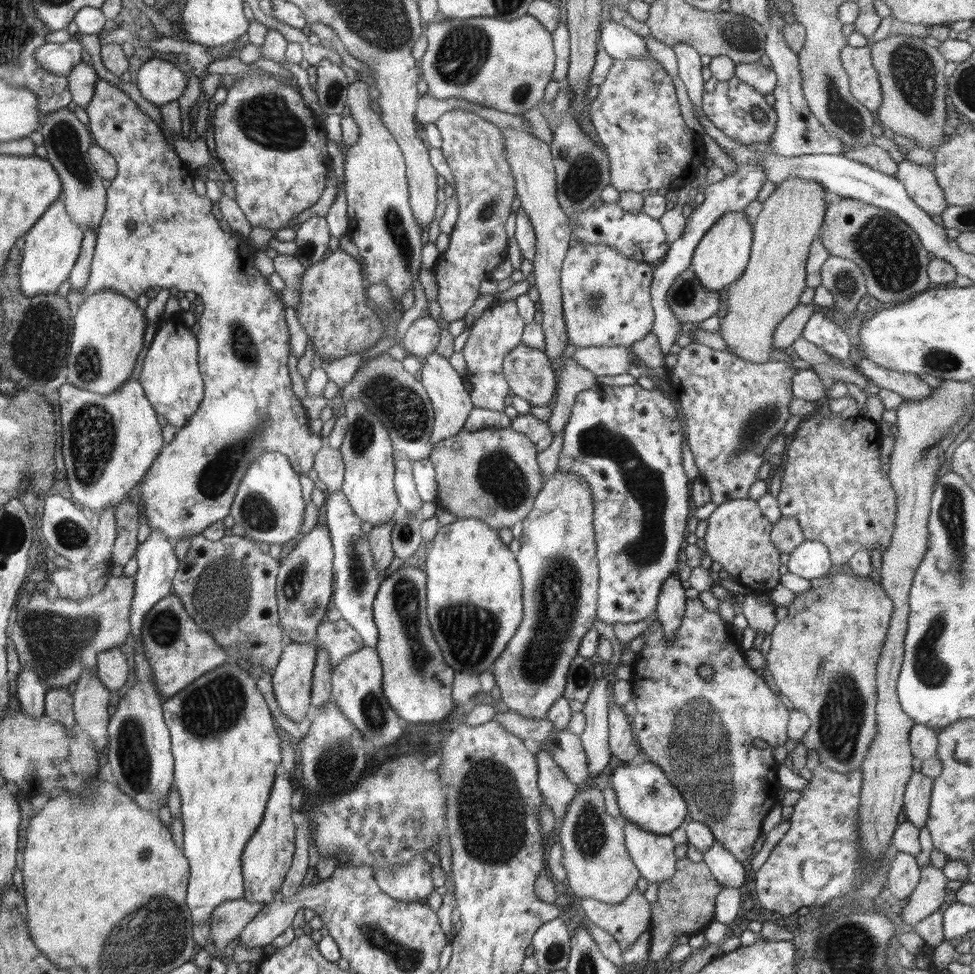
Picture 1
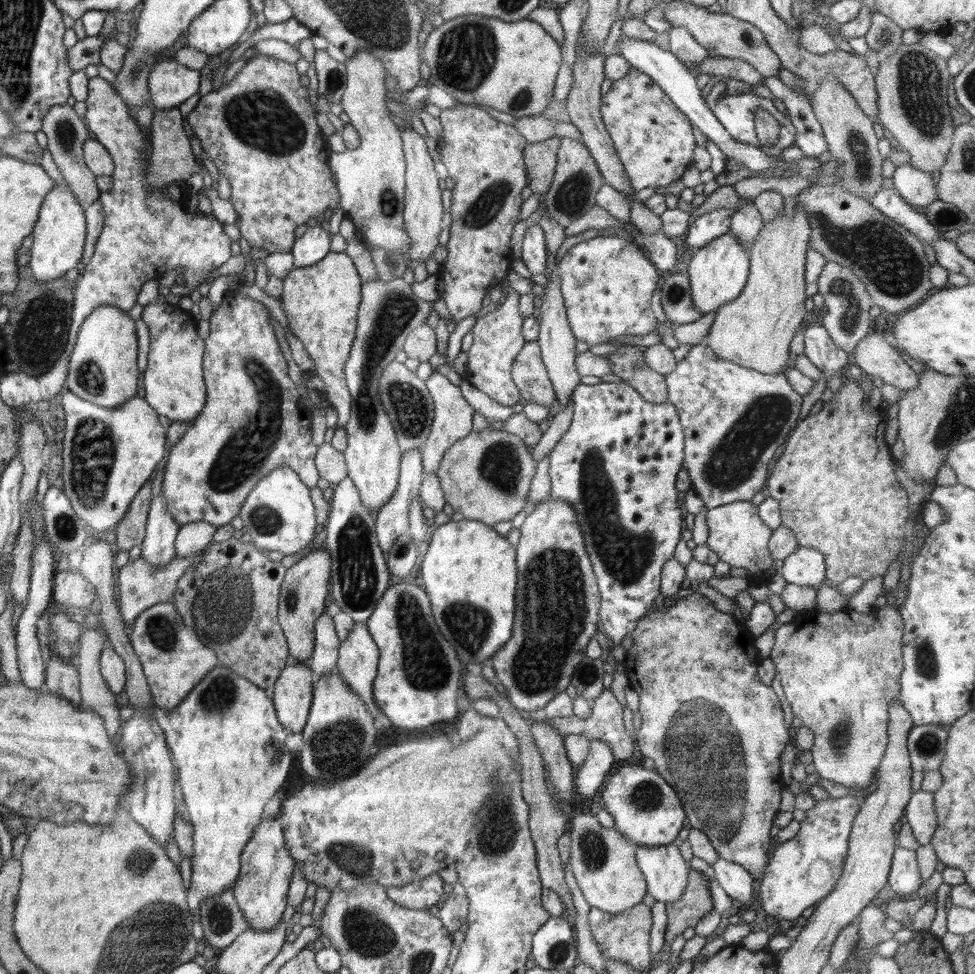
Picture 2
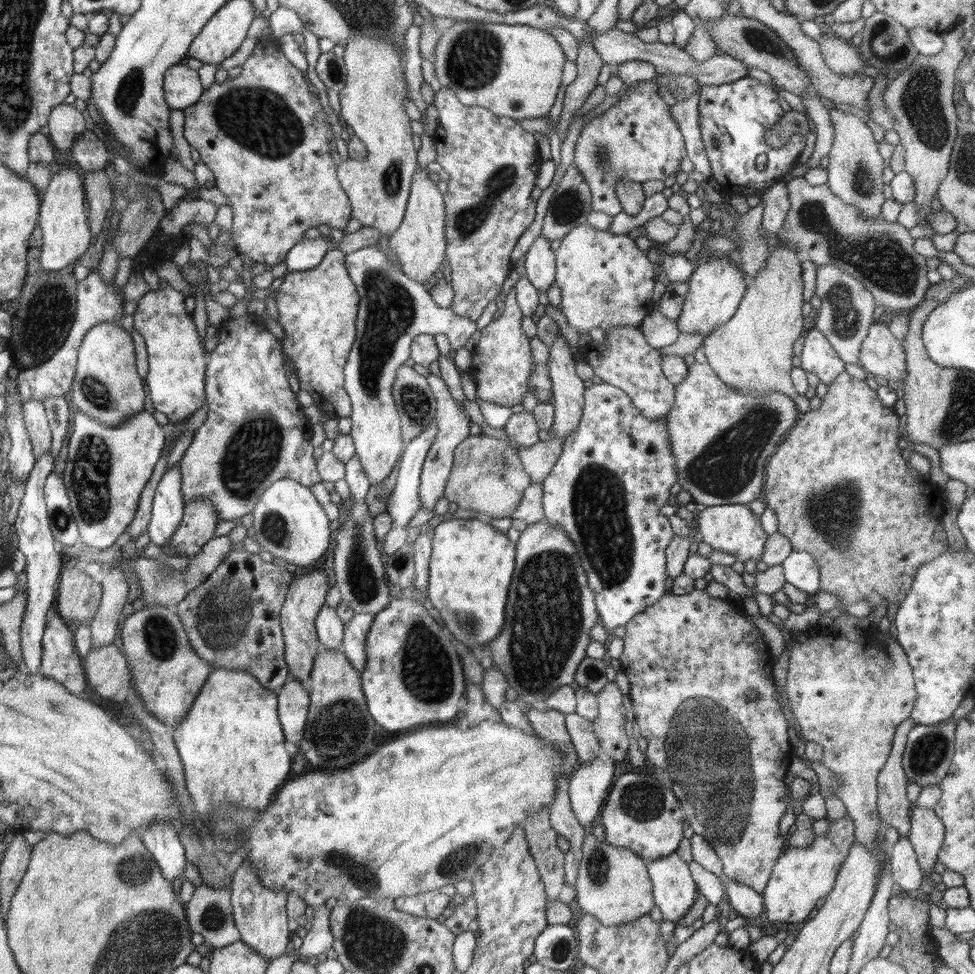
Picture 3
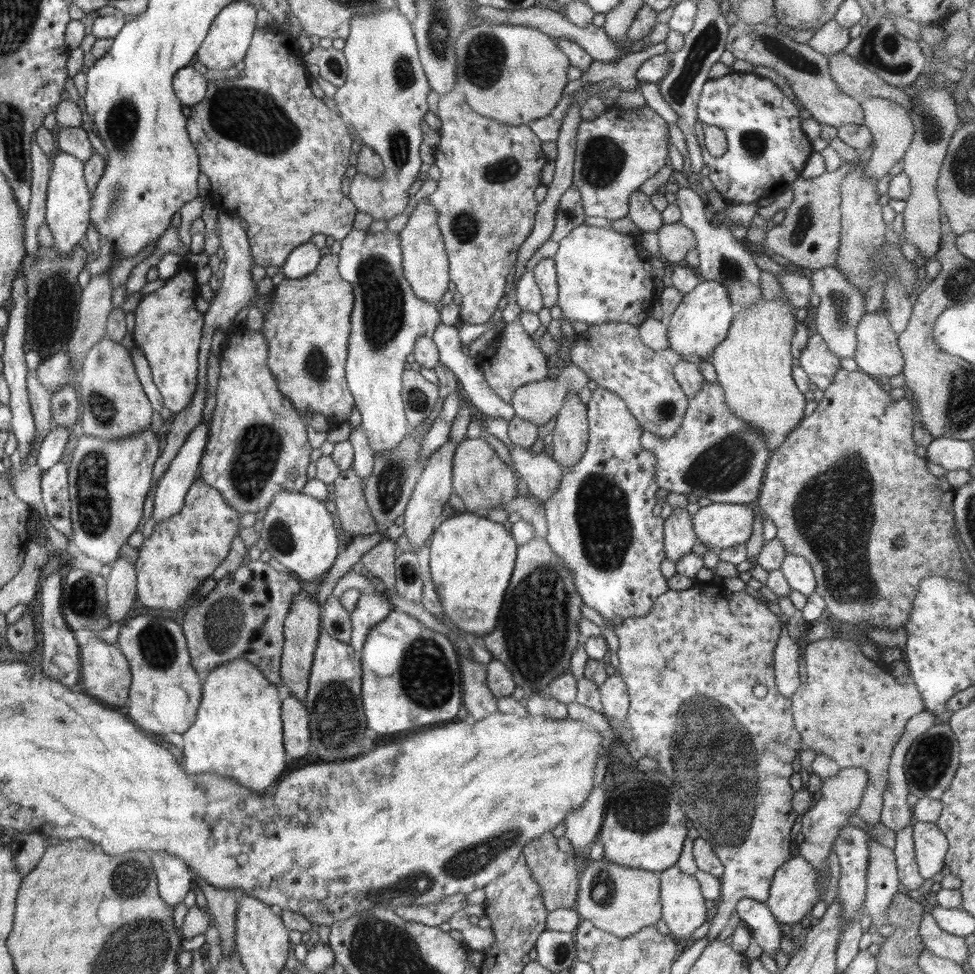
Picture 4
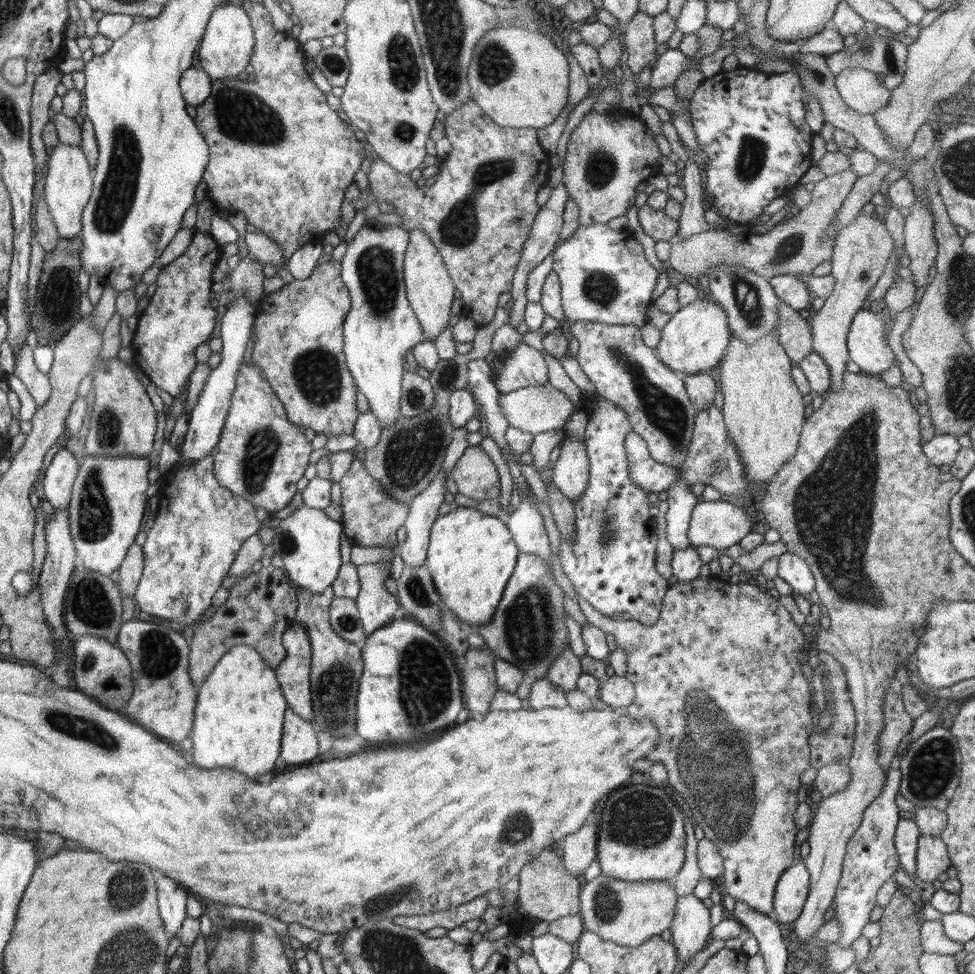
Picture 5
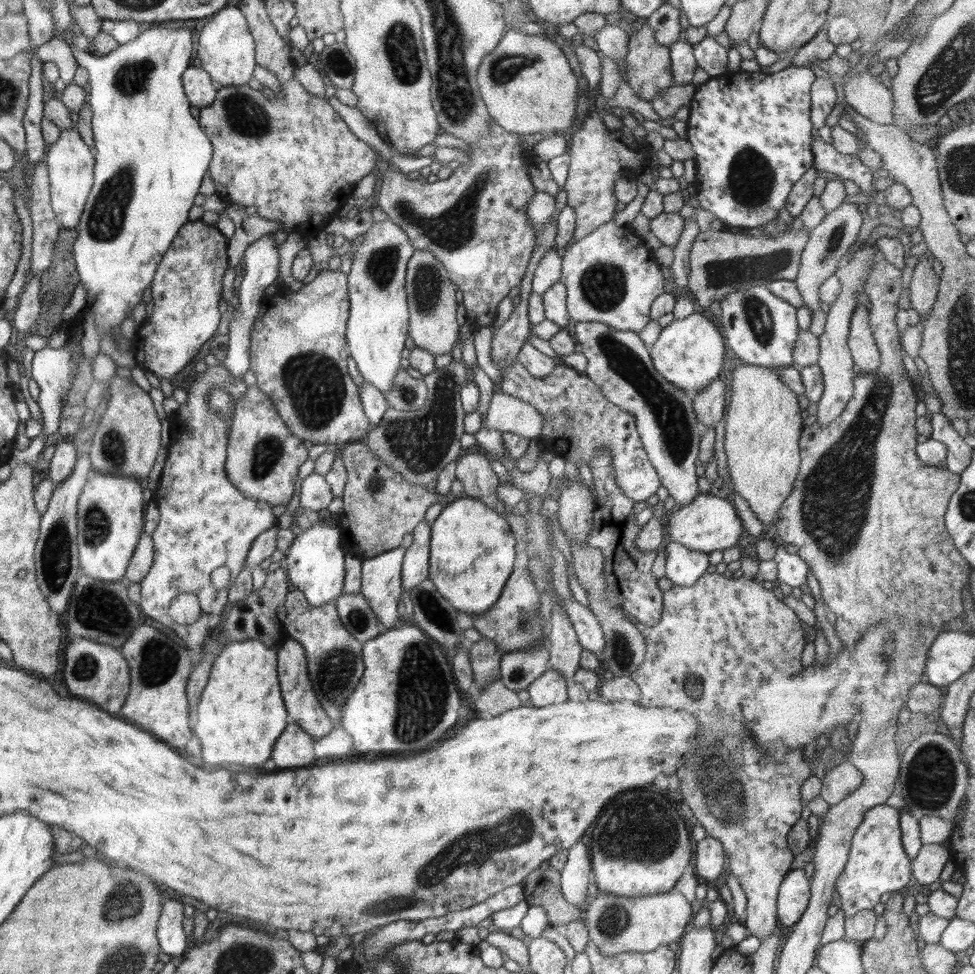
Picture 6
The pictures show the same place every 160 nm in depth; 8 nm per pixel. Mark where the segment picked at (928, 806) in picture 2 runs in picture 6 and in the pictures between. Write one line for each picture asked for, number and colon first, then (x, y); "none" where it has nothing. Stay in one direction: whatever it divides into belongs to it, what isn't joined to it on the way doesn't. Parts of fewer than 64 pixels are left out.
3: (927, 832)
4: (931, 845)
5: (932, 859)
6: (926, 866)

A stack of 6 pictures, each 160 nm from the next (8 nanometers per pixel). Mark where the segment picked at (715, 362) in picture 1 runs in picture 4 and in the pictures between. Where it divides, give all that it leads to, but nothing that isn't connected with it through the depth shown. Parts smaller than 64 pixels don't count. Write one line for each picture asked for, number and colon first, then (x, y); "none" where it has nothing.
2: (734, 418)
3: (722, 439)
4: (715, 455)

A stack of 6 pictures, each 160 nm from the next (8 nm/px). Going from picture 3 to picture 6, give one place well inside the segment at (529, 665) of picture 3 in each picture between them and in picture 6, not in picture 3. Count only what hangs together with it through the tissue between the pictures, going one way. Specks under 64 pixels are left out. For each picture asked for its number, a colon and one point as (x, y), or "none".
4: (537, 632)
5: (528, 629)
6: (513, 622)

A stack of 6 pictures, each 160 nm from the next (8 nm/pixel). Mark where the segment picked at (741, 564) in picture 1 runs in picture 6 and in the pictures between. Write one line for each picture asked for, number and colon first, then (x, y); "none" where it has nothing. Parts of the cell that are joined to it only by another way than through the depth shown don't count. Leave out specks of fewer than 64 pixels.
2: (737, 534)
3: (734, 529)
4: (721, 525)
5: (721, 524)
6: (710, 522)

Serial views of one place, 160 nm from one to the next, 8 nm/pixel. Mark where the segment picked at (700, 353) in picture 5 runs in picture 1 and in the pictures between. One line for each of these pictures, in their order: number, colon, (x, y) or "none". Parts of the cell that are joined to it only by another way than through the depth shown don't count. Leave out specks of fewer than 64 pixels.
1: (720, 258)
2: (718, 272)
3: (716, 288)
4: (698, 325)

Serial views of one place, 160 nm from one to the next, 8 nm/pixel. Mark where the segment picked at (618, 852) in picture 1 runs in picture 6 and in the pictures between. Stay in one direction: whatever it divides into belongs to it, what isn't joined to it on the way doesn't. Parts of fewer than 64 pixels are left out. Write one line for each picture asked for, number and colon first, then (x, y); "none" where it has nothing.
2: (603, 861)
3: (613, 884)
4: (620, 900)
5: (628, 913)
6: (616, 924)

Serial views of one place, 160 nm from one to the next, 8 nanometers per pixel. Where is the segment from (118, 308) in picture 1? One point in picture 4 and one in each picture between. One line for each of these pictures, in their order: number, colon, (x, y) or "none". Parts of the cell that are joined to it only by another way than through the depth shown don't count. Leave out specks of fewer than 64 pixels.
2: (102, 369)
3: (107, 387)
4: (114, 405)

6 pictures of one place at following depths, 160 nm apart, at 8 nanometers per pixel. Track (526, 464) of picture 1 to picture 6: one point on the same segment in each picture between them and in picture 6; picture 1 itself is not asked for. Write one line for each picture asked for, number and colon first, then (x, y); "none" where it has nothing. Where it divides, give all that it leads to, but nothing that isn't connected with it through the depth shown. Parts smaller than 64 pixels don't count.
2: (486, 476)
3: (487, 476)
4: (481, 478)
5: (476, 476)
6: (479, 481)

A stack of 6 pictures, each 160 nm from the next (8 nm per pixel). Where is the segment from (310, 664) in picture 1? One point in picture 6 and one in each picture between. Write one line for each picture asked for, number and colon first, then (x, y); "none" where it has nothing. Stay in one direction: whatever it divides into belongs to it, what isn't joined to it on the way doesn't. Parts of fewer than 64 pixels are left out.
2: (293, 691)
3: (293, 701)
4: (296, 732)
5: (299, 743)
6: (294, 747)

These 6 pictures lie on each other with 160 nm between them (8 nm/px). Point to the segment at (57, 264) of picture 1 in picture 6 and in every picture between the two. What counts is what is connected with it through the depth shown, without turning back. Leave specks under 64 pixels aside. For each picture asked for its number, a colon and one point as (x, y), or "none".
2: (59, 235)
3: (63, 222)
4: (68, 204)
5: (68, 186)
6: (70, 163)

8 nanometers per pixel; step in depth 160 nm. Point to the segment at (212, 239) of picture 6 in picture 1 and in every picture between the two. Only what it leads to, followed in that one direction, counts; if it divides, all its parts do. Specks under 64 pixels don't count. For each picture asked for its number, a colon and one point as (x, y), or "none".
1: (170, 377)
2: (174, 384)
3: (176, 378)
4: (168, 327)
5: (179, 317)

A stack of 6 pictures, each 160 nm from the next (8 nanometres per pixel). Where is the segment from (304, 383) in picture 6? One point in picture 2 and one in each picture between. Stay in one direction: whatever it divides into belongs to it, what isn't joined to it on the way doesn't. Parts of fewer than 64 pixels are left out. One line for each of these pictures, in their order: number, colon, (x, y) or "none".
2: (321, 301)
3: (317, 308)
4: (307, 330)
5: (299, 330)

